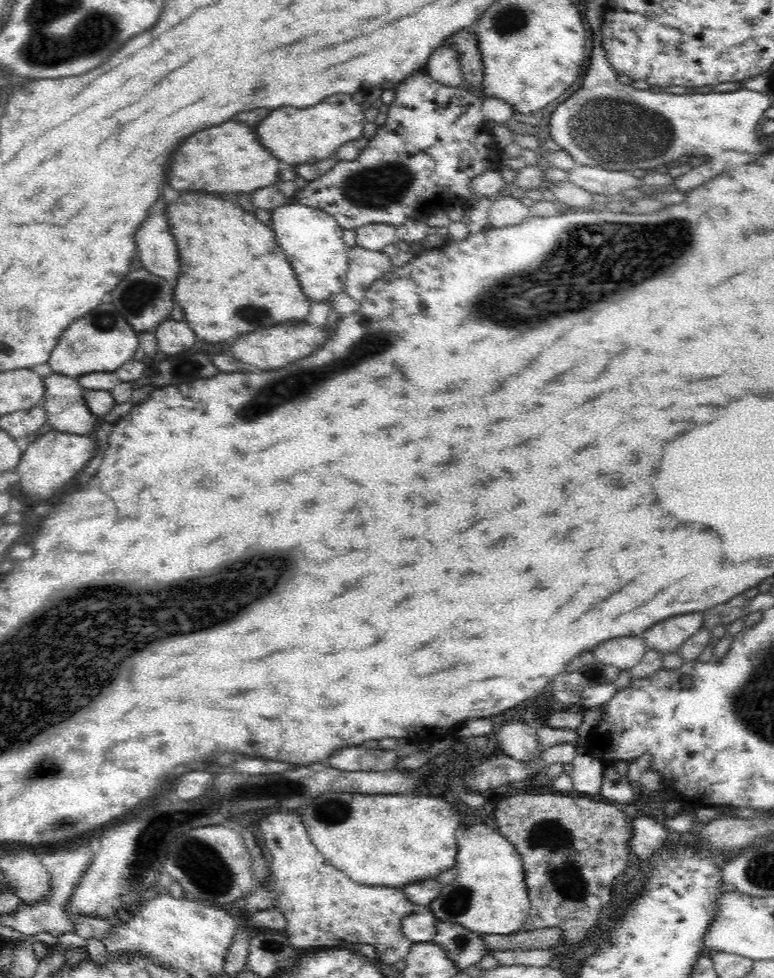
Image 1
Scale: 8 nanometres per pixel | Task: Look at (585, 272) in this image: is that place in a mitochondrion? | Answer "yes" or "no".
yes

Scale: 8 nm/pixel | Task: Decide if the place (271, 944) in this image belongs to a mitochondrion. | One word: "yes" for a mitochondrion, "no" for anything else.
yes

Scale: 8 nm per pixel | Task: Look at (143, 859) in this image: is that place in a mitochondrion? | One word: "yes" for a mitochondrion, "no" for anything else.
yes

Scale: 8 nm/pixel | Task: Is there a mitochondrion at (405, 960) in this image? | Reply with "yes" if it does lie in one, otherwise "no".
no

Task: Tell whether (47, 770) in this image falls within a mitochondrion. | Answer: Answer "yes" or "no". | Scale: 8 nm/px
yes

